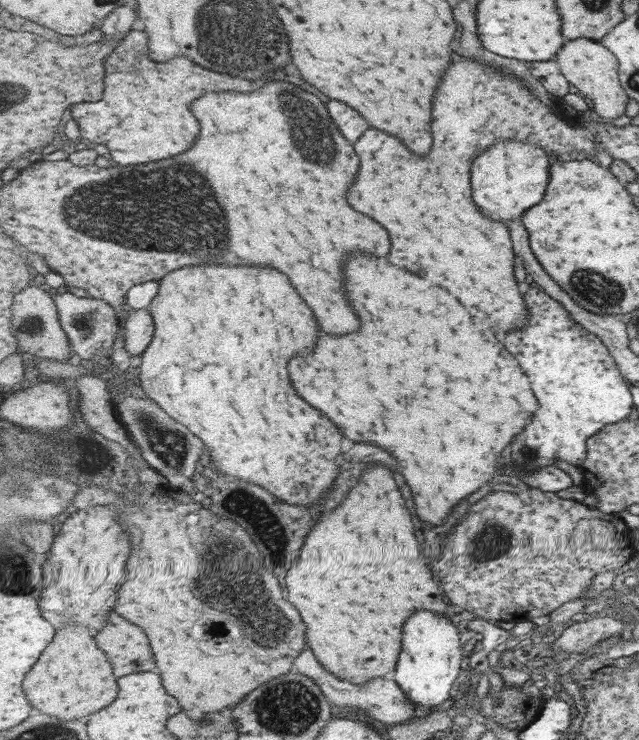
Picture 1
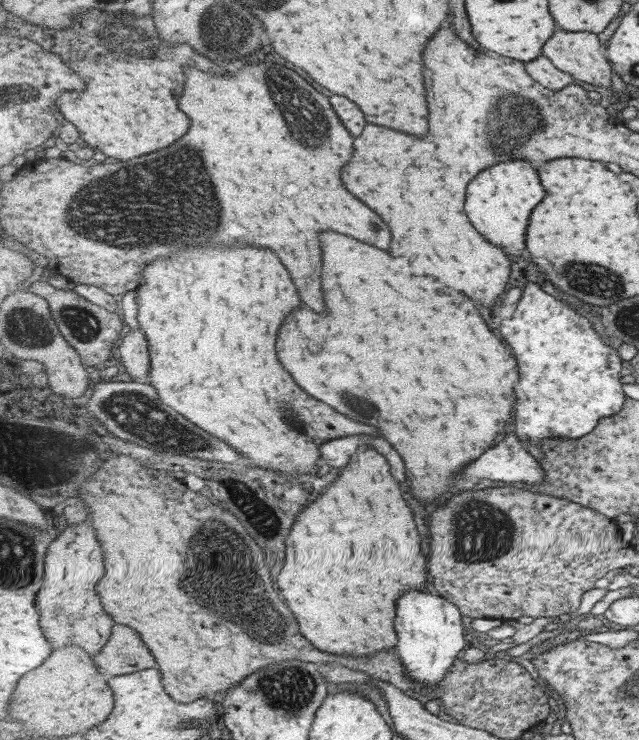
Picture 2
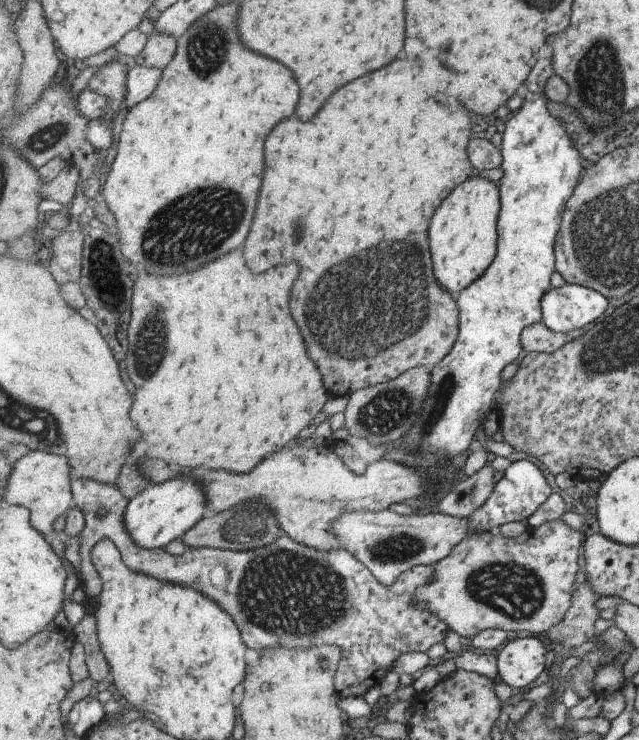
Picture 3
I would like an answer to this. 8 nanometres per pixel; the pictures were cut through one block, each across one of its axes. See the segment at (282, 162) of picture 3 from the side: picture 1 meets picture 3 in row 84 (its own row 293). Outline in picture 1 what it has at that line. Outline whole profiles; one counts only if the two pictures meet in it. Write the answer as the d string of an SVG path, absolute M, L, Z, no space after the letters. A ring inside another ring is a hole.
M359 252L359 256L351 256L351 260L347 260L347 296L351 296L351 304L355 304L355 312L359 312L363 328L347 336L331 336L321 332L319 344L315 346L317 348L315 354L295 356L295 360L291 362L291 378L295 380L295 388L299 388L299 394L309 404L319 408L323 414L331 416L335 424L339 424L339 428L345 430L347 438L355 442L377 442L377 446L383 446L385 450L395 454L399 458L399 466L403 468L409 486L413 488L411 492L419 506L417 508L419 516L431 526L439 526L451 514L451 510L457 506L459 500L477 492L487 480L493 478L495 472L499 472L499 468L503 468L503 456L507 456L507 448L511 448L511 440L533 420L539 402L531 390L531 382L525 376L519 360L515 360L515 356L511 356L505 350L503 340L499 340L495 332L487 332L487 328L483 328L483 324L475 320L471 308L467 308L467 304L463 304L457 296L451 296L447 288L439 288L439 284L431 284L431 280L423 280L423 276L415 276L415 272L397 268L389 260L377 258L367 252Z

